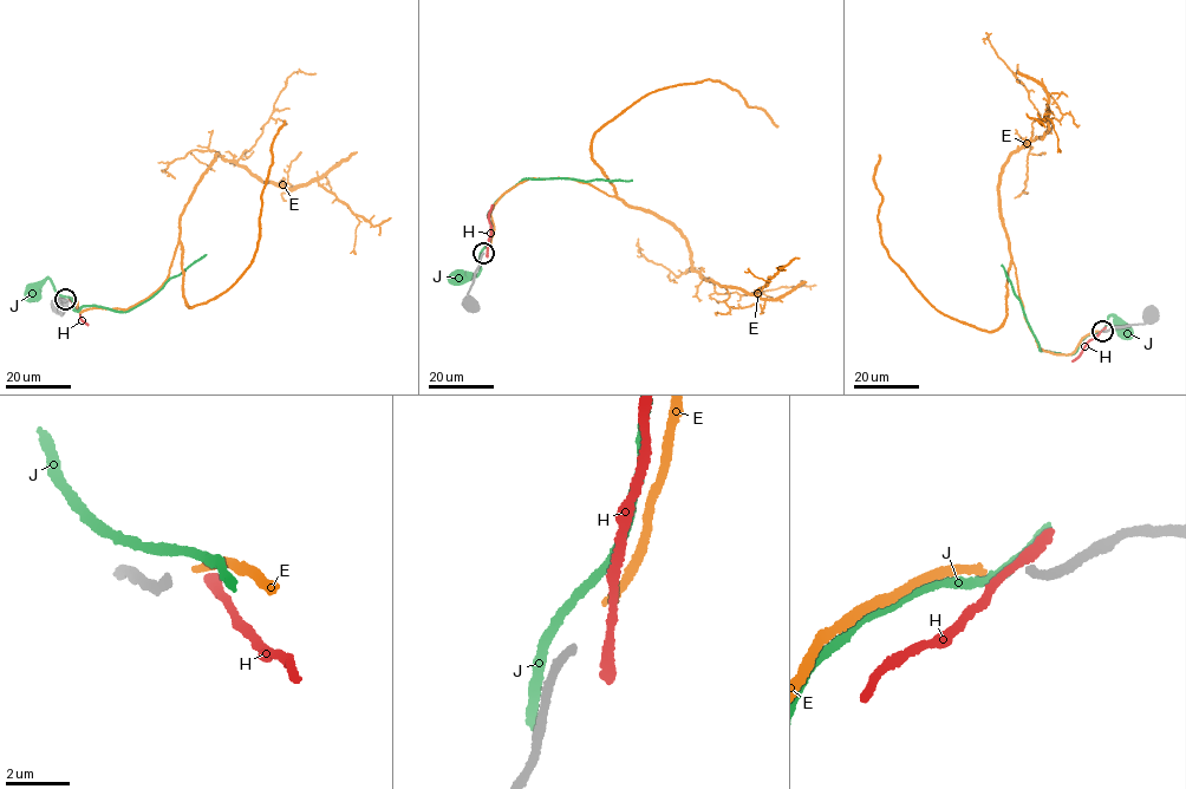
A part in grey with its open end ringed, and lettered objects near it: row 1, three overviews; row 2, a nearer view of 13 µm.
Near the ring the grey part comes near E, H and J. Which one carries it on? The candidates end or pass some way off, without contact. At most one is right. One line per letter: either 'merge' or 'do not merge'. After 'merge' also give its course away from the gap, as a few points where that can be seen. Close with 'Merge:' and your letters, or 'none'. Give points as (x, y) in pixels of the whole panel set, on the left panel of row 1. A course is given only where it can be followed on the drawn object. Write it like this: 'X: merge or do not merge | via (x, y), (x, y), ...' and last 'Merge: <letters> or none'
E: merge | via (69, 299), (80, 312), (131, 307), (162, 285), (178, 243), (184, 304), (232, 287), (254, 256), (285, 121)
H: do not merge
J: do not merge
Merge: E

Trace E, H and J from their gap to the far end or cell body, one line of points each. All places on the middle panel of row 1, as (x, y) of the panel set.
E: (487, 249), (493, 208), (520, 183), (561, 177), (614, 195), (590, 150), (643, 97), (719, 80), (777, 128)
H: (487, 254), (490, 230), (488, 214), (492, 204)
J: (483, 248), (479, 273), (458, 279)

